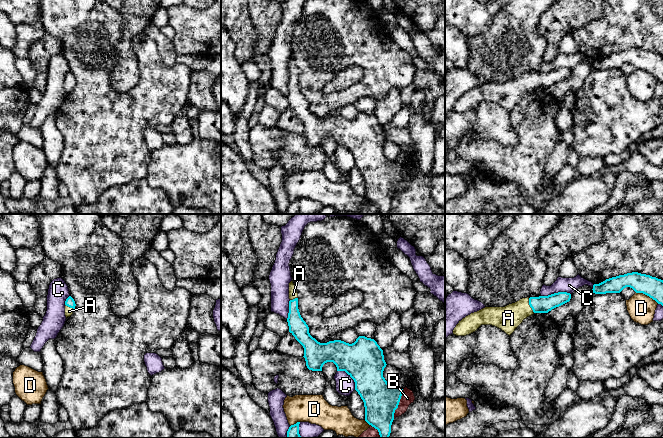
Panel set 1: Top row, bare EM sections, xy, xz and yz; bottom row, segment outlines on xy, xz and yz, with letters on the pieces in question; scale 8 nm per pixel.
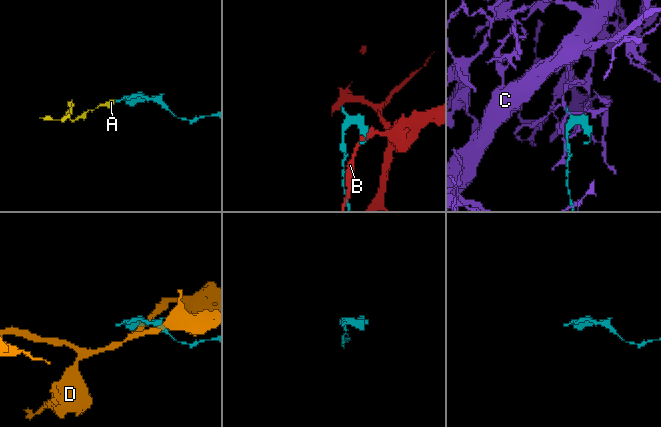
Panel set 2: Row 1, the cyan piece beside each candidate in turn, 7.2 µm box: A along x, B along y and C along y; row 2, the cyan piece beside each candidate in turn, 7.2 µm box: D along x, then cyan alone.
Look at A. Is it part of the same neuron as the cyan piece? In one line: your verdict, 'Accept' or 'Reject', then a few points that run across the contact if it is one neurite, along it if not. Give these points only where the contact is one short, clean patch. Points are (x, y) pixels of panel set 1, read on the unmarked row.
Accept. Line: yz (543, 80), (529, 80), (508, 94)

